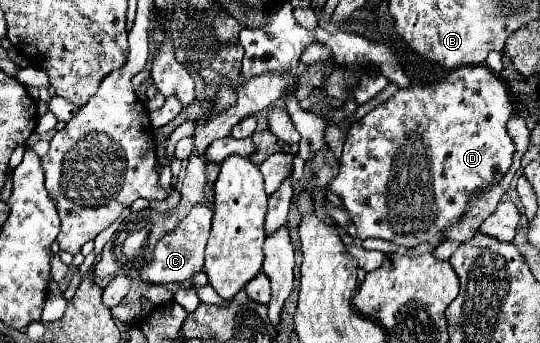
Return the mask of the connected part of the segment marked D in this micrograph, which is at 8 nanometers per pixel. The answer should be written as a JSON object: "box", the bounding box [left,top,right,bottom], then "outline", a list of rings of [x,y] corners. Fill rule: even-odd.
{"box":[331,66,515,248],"outline":[[[463,66],[463,68],[453,70],[441,82],[421,84],[417,80],[411,80],[409,88],[399,88],[397,94],[391,96],[387,102],[373,108],[359,122],[353,122],[349,132],[347,132],[343,154],[339,158],[339,174],[331,180],[331,190],[343,200],[343,206],[349,212],[349,216],[351,216],[355,228],[357,228],[357,236],[361,240],[365,240],[365,238],[383,238],[383,240],[389,240],[393,244],[409,246],[409,248],[413,248],[413,246],[417,246],[421,242],[429,242],[433,246],[439,246],[443,242],[443,230],[447,226],[451,226],[455,220],[459,220],[463,216],[463,212],[467,210],[467,198],[473,192],[499,182],[505,176],[507,168],[511,166],[511,156],[513,156],[515,146],[513,146],[513,140],[509,138],[507,128],[505,128],[509,116],[511,116],[511,100],[509,100],[509,94],[507,94],[507,88],[505,88],[503,80],[497,78],[487,66]]]}

